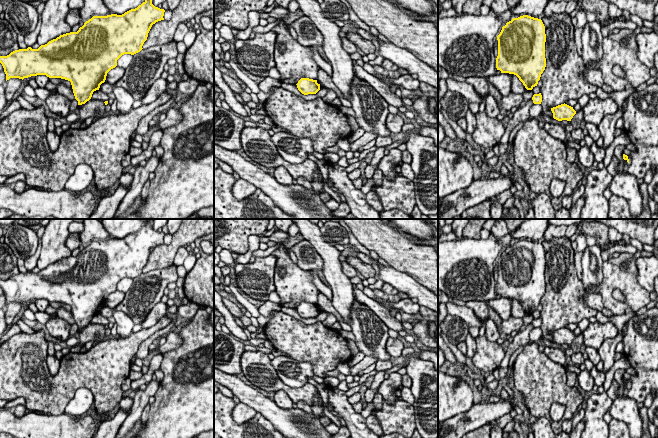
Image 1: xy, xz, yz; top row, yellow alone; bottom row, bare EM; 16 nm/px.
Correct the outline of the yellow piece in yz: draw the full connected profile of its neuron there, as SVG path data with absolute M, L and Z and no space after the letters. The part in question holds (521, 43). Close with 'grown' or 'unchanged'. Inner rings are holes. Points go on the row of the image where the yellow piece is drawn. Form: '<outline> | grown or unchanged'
M528 15L513 18L502 27L497 40L497 70L516 75L527 90L532 90L546 67L542 20Z | unchanged

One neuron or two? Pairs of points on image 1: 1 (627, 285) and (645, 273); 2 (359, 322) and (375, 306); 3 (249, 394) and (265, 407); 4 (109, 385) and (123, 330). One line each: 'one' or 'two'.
1: two
2: two
3: one
4: two

